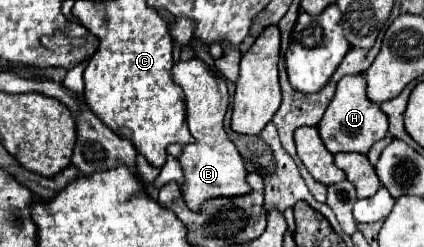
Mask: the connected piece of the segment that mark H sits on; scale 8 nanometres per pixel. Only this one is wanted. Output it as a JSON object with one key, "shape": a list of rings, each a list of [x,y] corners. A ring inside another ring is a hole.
{"shape":[[[362,74],[344,76],[338,82],[336,94],[334,94],[332,102],[326,108],[326,114],[320,120],[318,130],[320,130],[322,142],[326,144],[326,148],[332,154],[338,154],[338,152],[362,152],[362,154],[366,154],[372,148],[374,142],[378,142],[386,136],[388,118],[380,110],[378,104],[368,100],[368,96],[366,96],[366,78]]]}

